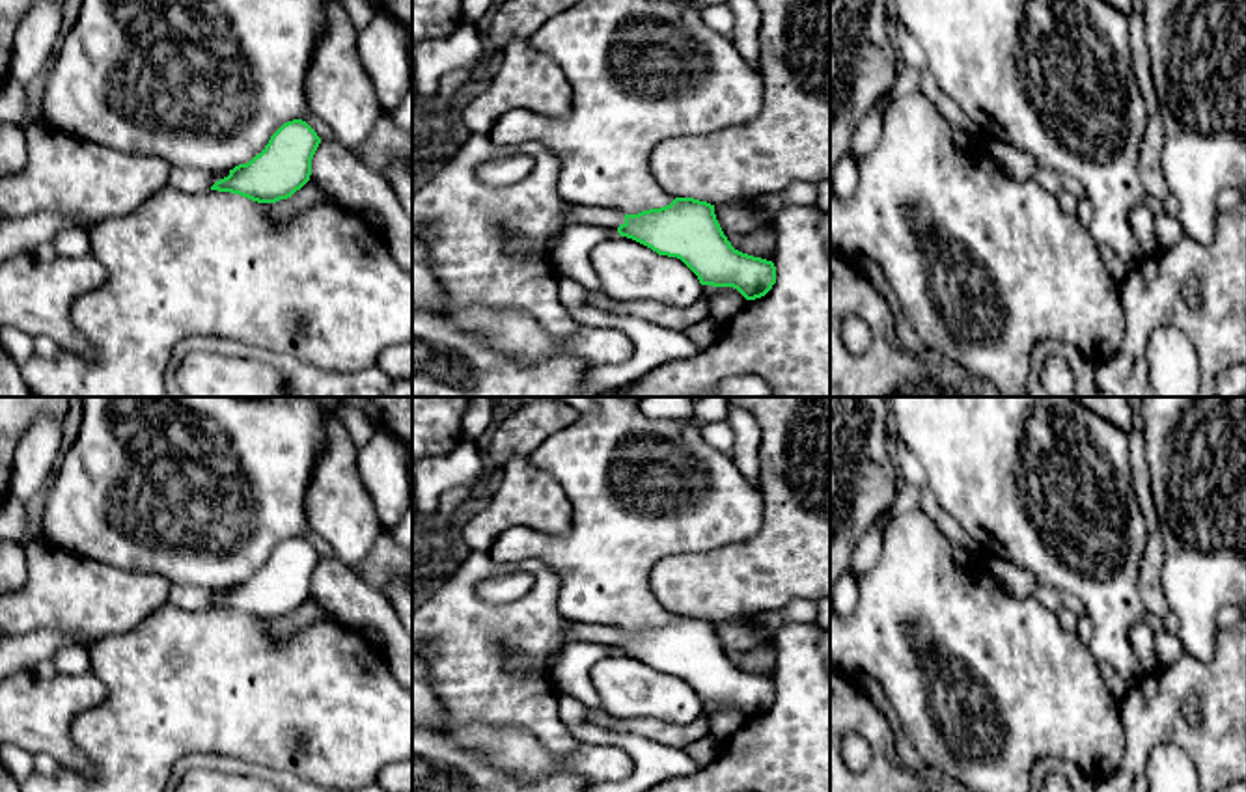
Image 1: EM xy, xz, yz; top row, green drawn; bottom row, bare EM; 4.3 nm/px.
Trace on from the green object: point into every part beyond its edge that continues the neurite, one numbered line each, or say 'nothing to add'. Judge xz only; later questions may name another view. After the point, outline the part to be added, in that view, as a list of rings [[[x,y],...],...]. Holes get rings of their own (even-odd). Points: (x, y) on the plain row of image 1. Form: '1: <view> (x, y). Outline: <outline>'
1: xz (609, 636). Outline: [[[571,622],[565,630],[565,641],[601,643],[604,647],[617,649],[617,645],[625,641],[625,632],[621,628],[606,624]]]

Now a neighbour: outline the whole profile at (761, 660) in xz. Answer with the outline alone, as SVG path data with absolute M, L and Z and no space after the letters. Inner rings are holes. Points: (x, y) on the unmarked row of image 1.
M770 641L748 652L741 662L741 669L772 678L776 671L776 658L778 658L776 649L774 643Z

